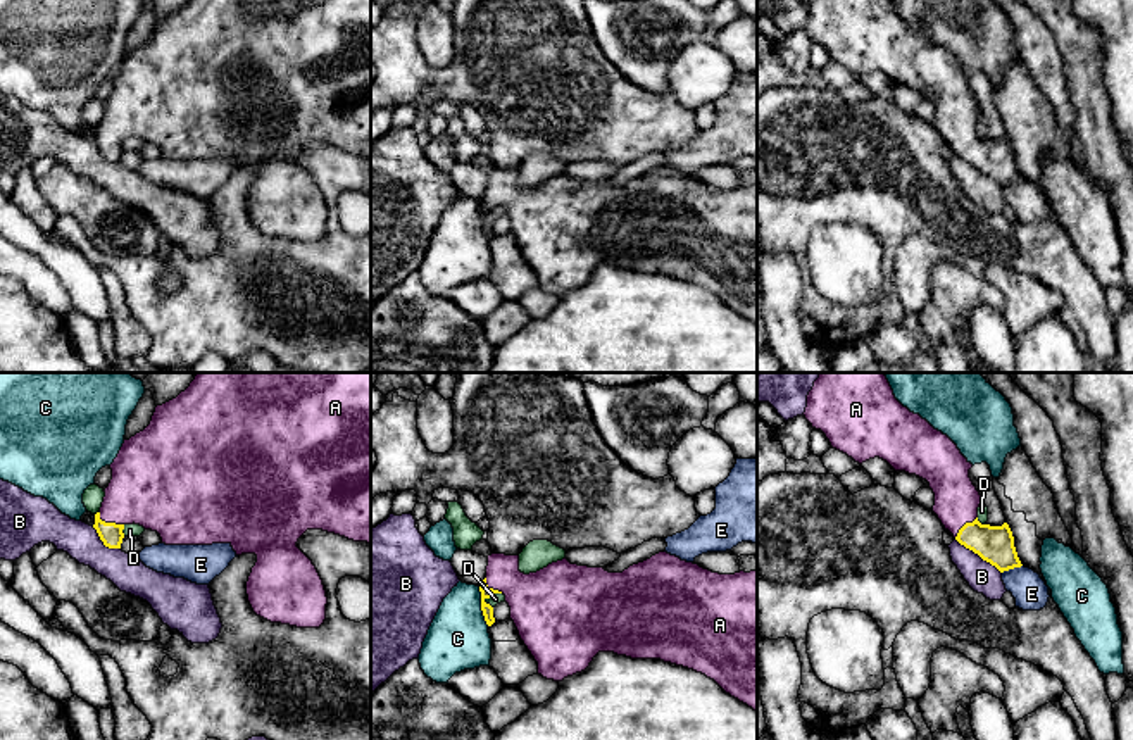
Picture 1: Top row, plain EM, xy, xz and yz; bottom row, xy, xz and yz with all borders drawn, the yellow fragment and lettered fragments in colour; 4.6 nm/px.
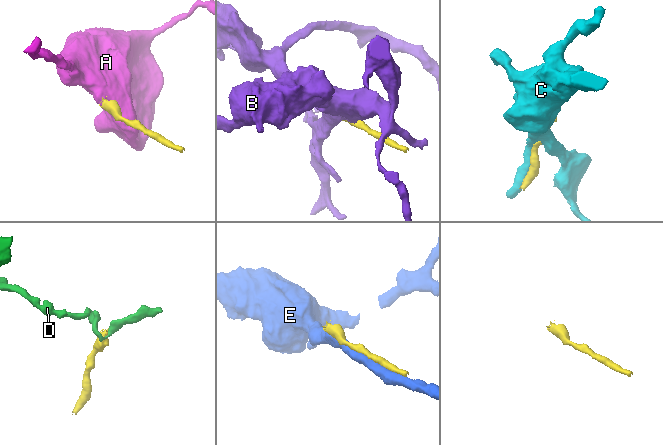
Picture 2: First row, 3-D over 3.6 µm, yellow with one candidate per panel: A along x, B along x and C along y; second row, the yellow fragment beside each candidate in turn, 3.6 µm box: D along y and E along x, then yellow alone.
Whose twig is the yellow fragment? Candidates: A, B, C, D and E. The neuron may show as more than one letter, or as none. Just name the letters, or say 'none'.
A

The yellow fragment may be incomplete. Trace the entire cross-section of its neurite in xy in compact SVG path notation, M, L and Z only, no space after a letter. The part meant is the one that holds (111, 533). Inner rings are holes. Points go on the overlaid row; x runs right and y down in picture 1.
M197 373L190 386L176 398L157 405L150 424L124 440L110 464L112 480L95 514L100 540L109 549L121 549L126 524L140 524L157 531L166 545L229 543L236 555L255 554L257 562L247 581L247 595L254 612L271 623L297 628L319 628L326 619L326 590L312 561L297 547L307 530L322 530L354 542L371 543L371 373Z

